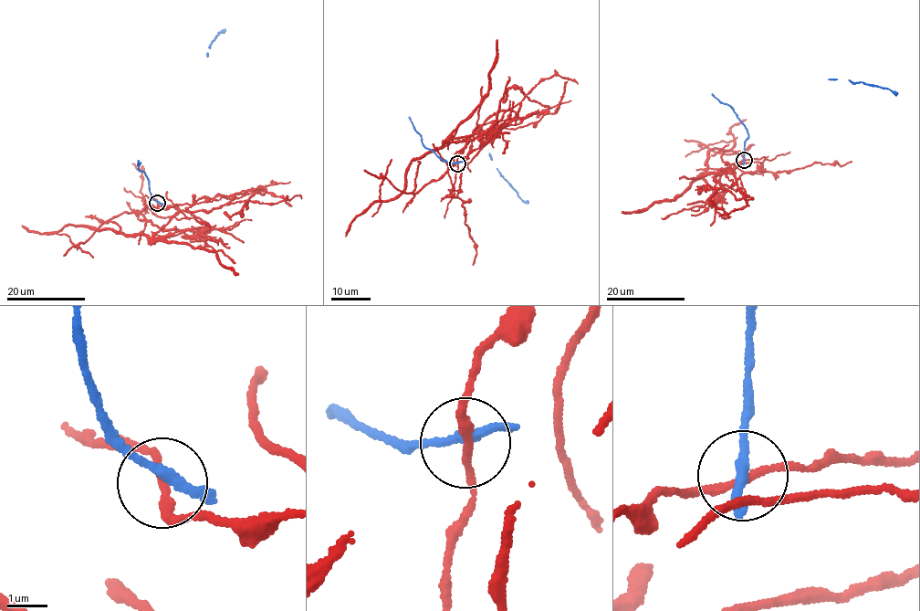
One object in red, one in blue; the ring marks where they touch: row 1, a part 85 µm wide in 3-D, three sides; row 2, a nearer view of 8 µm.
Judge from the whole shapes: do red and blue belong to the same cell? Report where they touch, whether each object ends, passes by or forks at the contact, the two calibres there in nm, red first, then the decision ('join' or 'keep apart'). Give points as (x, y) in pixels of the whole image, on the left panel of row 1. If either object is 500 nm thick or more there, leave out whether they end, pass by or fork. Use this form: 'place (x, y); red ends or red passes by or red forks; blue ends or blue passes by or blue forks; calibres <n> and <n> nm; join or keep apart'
place (157, 203); red passes by; blue passes by; calibres 190 and 240 nm; keep apart

